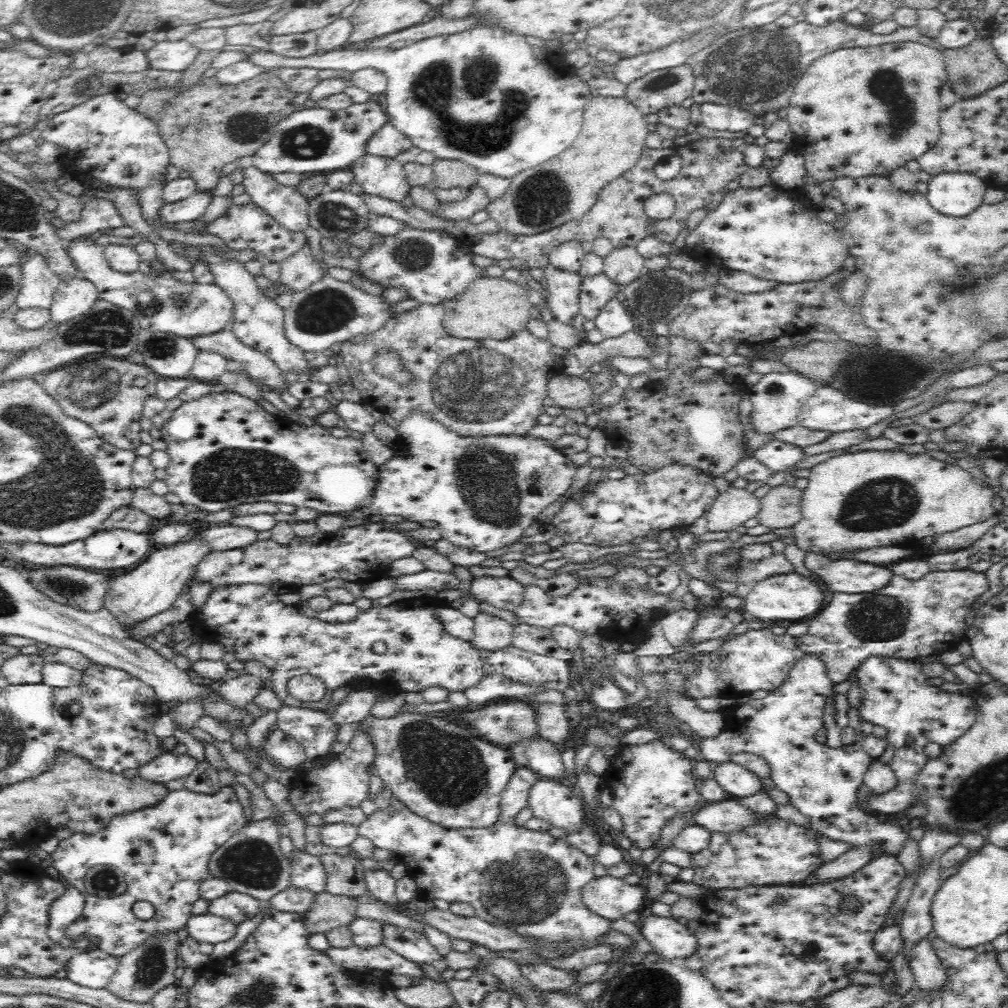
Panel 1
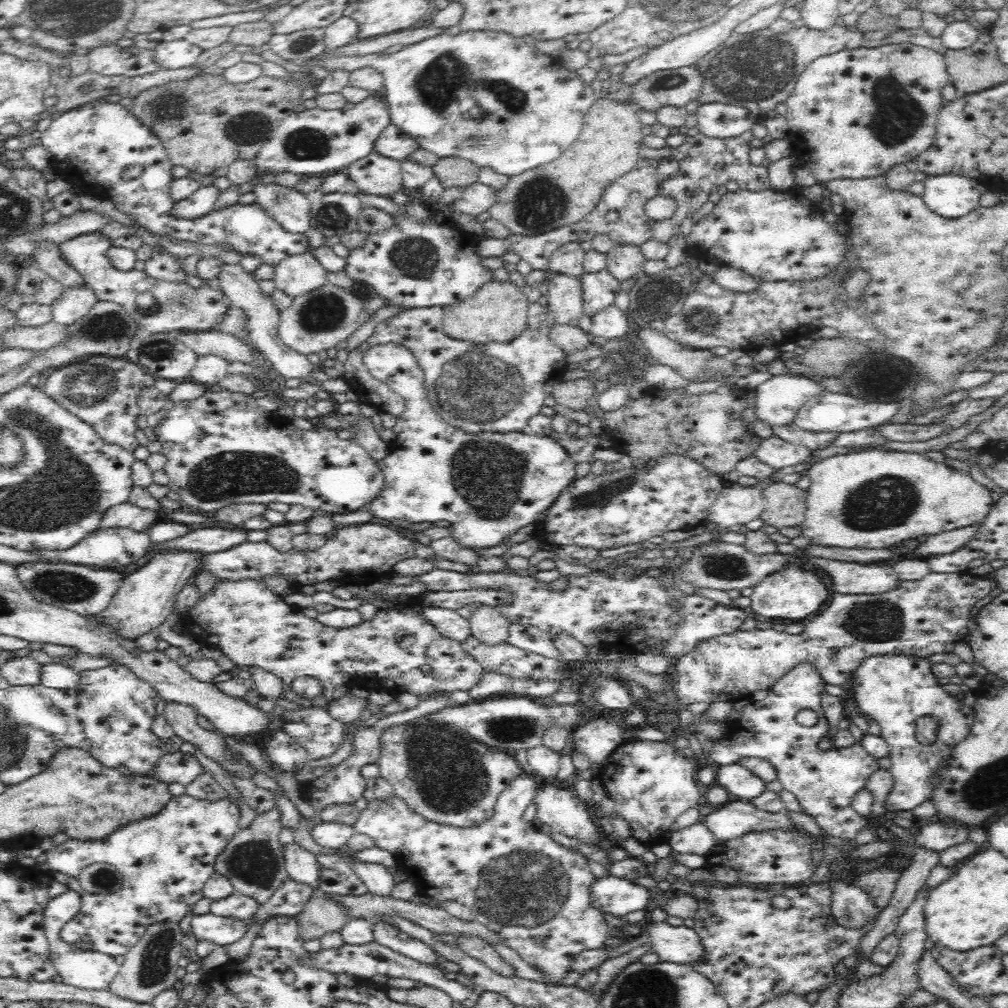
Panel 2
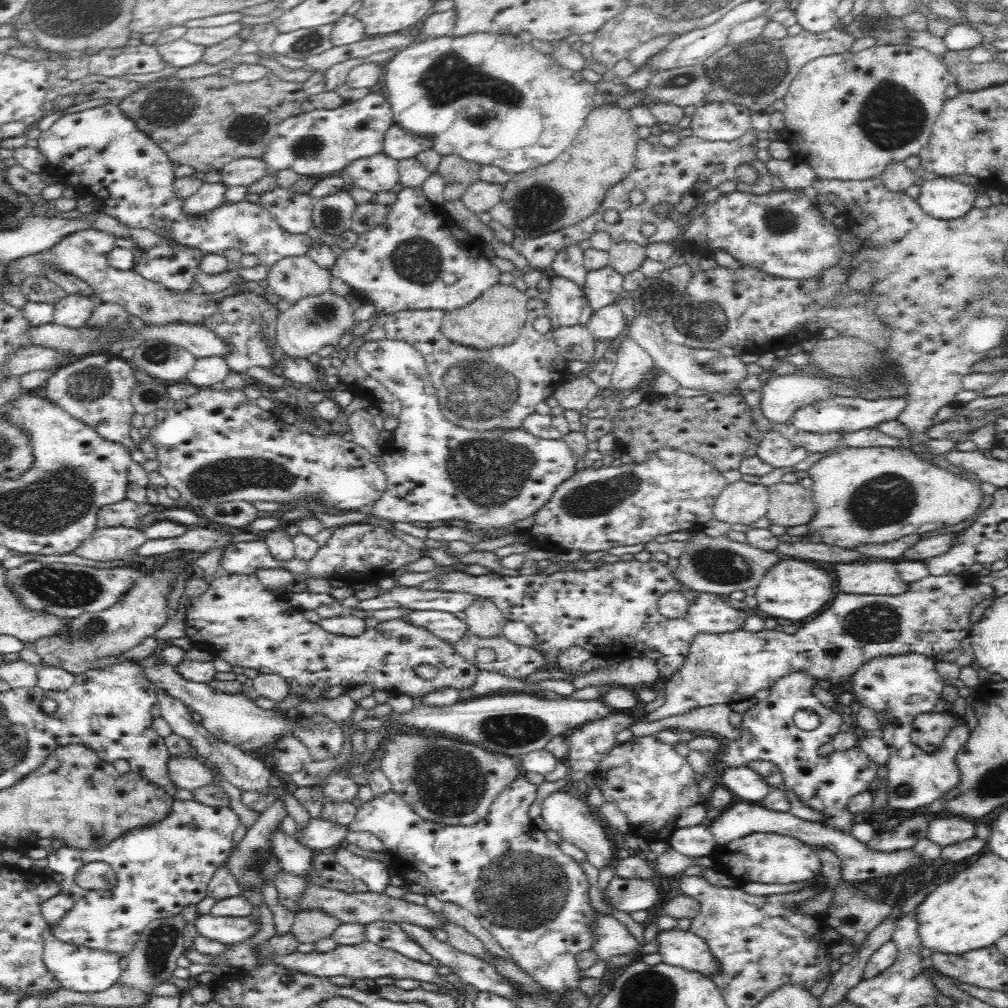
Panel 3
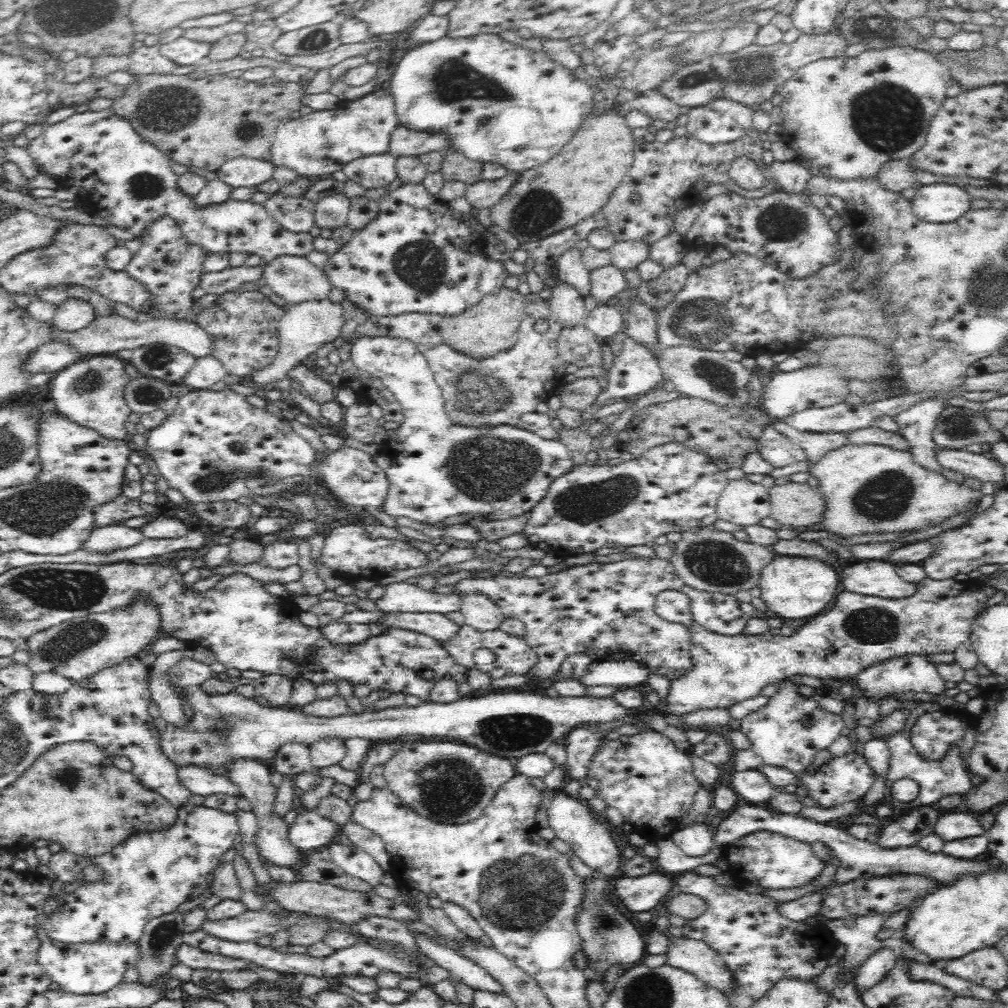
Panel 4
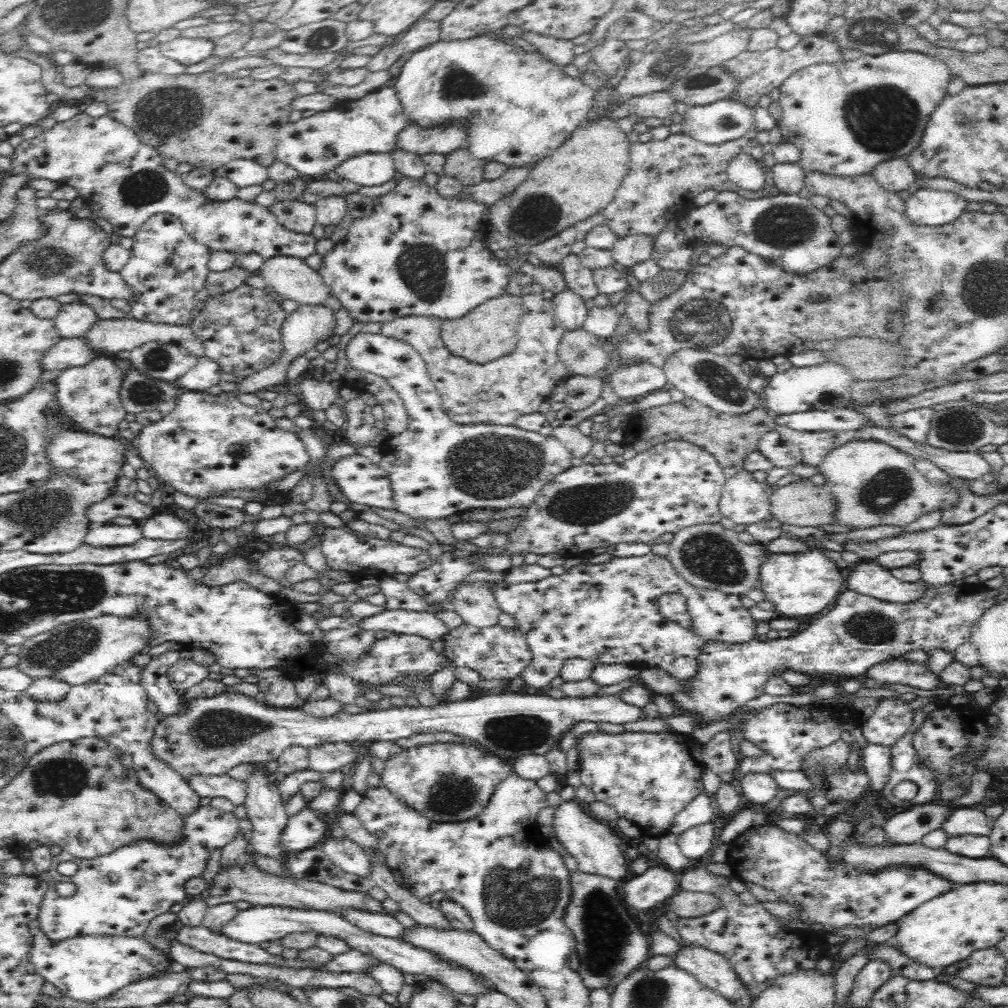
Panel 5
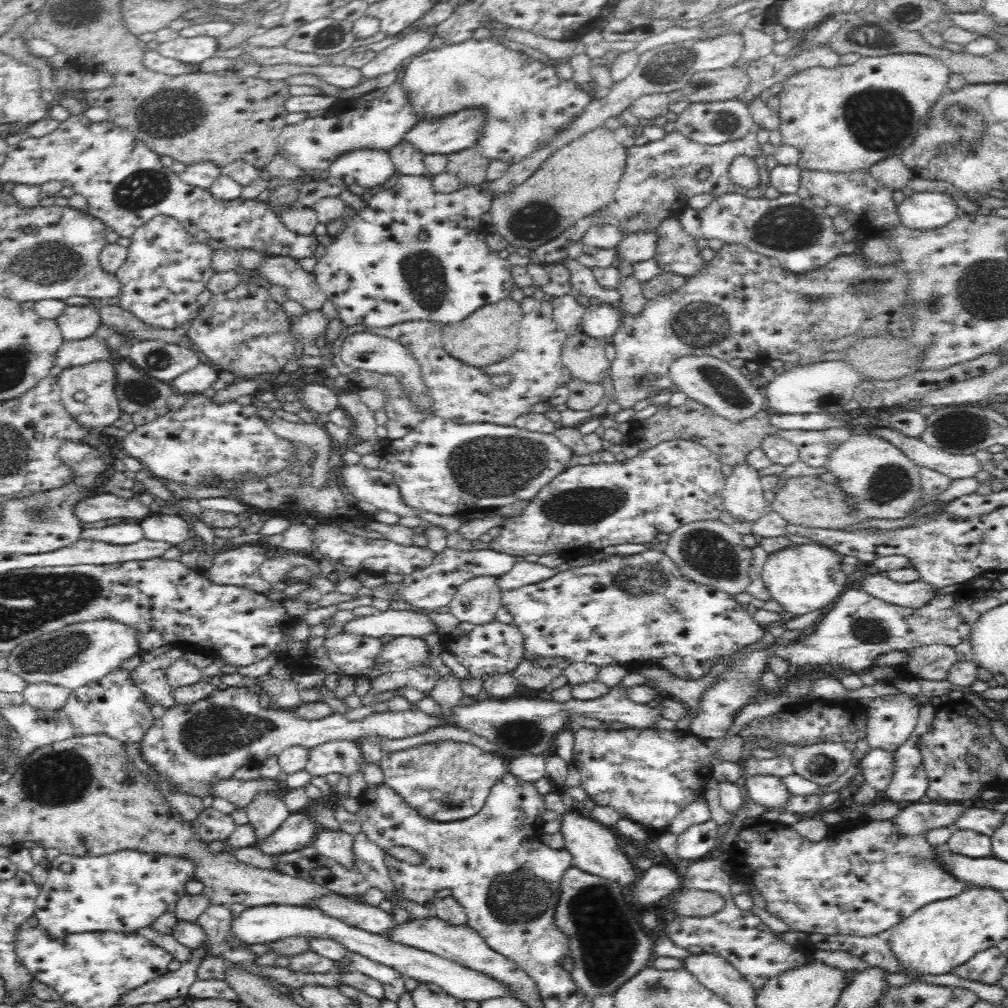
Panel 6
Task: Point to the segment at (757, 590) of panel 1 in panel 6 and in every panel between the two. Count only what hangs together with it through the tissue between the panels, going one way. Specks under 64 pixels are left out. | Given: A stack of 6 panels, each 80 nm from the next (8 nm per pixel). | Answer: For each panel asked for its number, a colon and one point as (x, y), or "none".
2: (792, 593)
3: (793, 589)
4: (793, 587)
5: (799, 584)
6: (802, 577)

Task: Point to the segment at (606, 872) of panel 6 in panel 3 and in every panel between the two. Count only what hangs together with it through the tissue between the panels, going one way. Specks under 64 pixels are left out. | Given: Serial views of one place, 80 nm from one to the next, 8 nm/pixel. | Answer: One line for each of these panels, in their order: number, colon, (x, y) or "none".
3: (571, 818)
4: (570, 819)
5: (596, 849)

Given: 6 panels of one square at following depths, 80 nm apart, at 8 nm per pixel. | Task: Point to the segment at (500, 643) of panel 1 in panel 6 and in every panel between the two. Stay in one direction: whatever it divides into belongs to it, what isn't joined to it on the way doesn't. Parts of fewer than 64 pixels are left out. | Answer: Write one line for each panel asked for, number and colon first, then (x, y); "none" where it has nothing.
2: (487, 624)
3: (483, 617)
4: (479, 611)
5: (475, 602)
6: (478, 599)

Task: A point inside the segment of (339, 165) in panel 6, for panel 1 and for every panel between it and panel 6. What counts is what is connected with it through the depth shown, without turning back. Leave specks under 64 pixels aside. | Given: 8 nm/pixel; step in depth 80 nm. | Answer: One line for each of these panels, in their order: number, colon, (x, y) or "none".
1: (378, 176)
2: (375, 174)
3: (378, 173)
4: (376, 170)
5: (369, 169)

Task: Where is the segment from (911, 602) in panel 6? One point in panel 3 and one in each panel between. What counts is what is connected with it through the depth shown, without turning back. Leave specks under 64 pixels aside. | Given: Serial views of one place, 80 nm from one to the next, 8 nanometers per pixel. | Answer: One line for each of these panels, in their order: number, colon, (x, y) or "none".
3: (879, 578)
4: (873, 578)
5: (868, 579)

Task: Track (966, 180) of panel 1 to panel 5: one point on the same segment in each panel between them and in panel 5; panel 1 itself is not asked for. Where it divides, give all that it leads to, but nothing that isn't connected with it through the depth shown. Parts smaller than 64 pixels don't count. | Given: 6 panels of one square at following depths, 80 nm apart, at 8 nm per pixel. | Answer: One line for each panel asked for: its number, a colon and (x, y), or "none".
2: (951, 196)
3: (943, 199)
4: (939, 203)
5: (925, 207)

